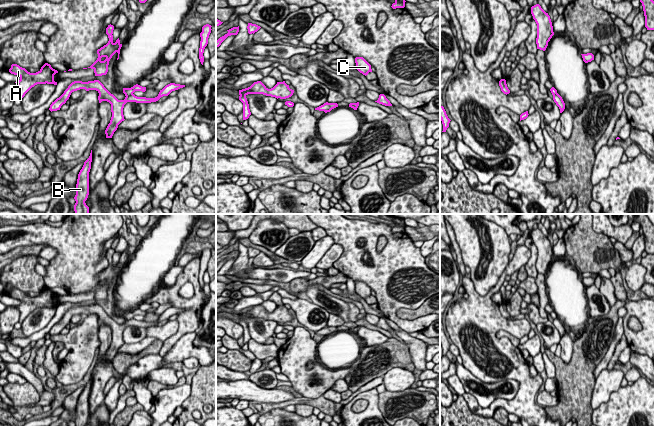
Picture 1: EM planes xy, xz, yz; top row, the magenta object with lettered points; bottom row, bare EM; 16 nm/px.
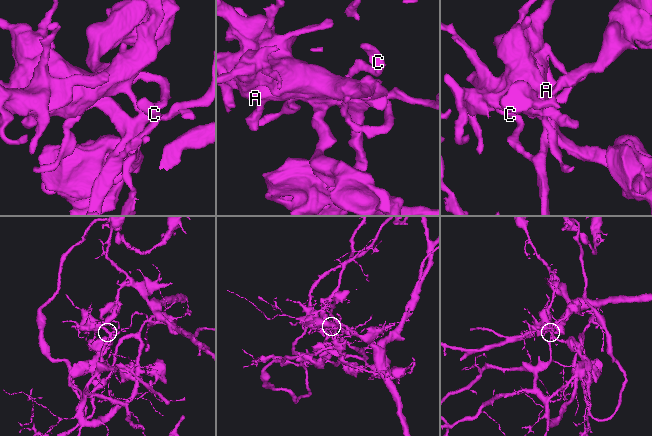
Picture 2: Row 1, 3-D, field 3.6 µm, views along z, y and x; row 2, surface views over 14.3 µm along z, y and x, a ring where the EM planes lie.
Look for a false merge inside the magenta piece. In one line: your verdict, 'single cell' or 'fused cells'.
fused cells

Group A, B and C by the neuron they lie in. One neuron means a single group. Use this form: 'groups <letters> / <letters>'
groups A / B C

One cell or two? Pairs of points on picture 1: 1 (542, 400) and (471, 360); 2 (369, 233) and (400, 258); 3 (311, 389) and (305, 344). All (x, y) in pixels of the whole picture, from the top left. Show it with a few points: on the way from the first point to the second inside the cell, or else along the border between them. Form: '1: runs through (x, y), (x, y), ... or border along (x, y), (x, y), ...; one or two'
1: border along (538, 391), (535, 396); two
2: runs through (379, 232), (384, 232), (399, 248); one
3: runs through (302, 378), (302, 355); one

